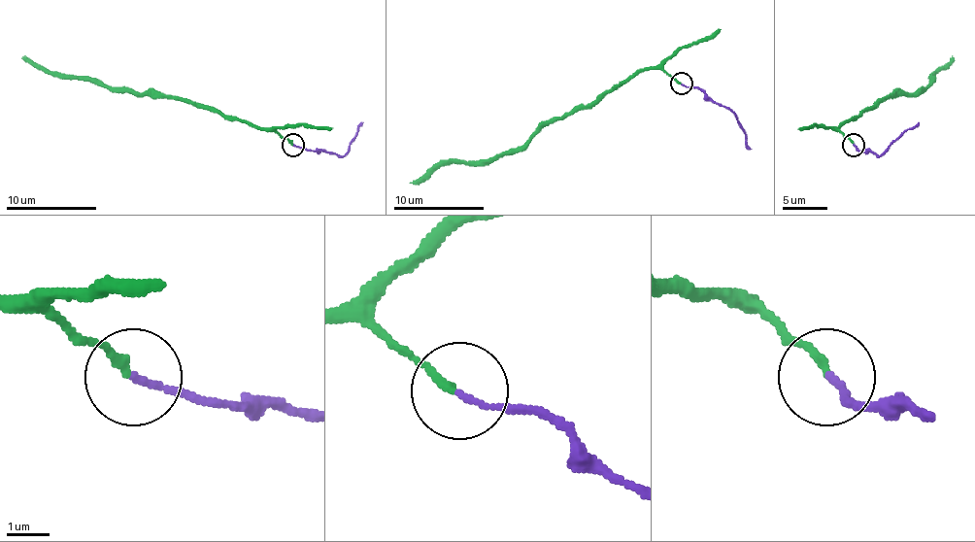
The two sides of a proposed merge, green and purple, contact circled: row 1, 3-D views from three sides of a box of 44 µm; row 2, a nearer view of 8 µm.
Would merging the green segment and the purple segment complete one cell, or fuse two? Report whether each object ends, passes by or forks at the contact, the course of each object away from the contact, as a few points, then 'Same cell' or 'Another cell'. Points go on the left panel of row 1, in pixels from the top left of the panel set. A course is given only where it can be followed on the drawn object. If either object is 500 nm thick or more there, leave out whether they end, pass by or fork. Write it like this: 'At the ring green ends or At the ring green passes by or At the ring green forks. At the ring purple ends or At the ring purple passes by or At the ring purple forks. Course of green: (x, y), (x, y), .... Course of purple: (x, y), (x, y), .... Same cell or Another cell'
At the ring green ends. At the ring purple ends. Course of green: (292, 146), (270, 129), (256, 129), (205, 107), (176, 98), (115, 91), (89, 80), (58, 78), (22, 57). Course of purple: (292, 146), (324, 150), (342, 156), (362, 122). Another cell

